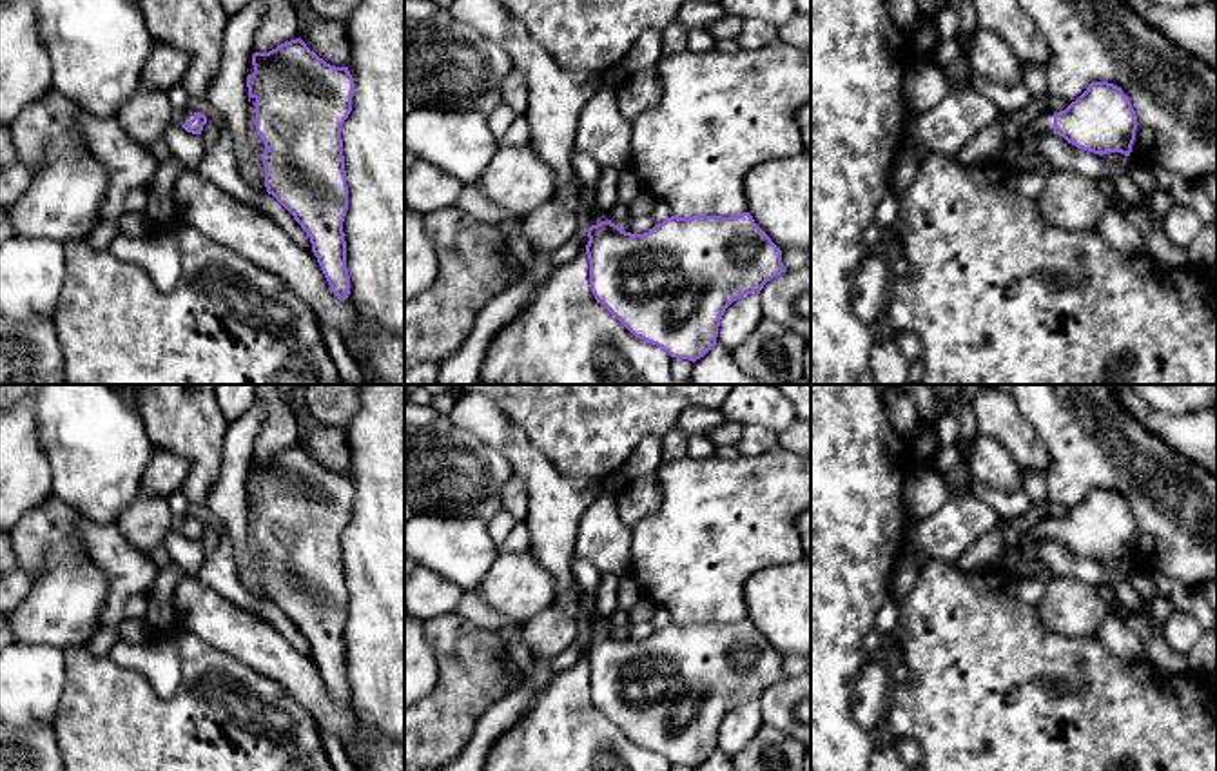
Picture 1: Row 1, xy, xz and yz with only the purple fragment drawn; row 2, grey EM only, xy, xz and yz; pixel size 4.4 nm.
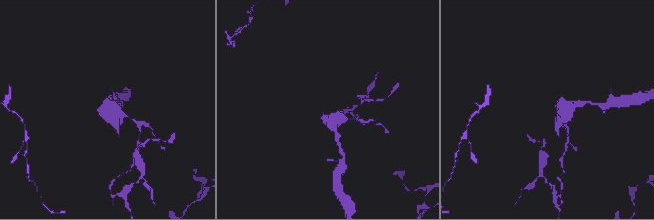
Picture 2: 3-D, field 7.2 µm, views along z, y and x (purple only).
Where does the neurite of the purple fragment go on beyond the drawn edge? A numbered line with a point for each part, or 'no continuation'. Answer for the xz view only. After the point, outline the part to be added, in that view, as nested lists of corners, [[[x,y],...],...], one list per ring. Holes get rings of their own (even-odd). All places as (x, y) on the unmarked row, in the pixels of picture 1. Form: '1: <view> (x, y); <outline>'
1: xz (595, 621); [[[595,608],[595,610],[591,611],[591,615],[589,615],[589,633],[591,633],[591,631],[597,631],[597,629],[600,629],[600,628],[609,628],[609,622],[608,622],[608,619],[604,619],[604,617],[599,613],[599,610]]]

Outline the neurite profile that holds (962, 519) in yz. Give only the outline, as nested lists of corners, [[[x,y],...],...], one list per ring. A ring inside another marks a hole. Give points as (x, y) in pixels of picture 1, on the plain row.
[[[959,459],[945,477],[952,488],[950,497],[930,517],[905,522],[905,548],[954,564],[999,522],[999,515],[969,492],[972,477],[967,459]]]

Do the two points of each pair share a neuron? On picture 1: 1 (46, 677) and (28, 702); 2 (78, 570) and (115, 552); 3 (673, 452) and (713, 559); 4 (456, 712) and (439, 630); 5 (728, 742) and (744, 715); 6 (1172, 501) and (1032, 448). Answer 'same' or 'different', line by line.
1: same
2: different
3: different
4: same
5: same
6: different

